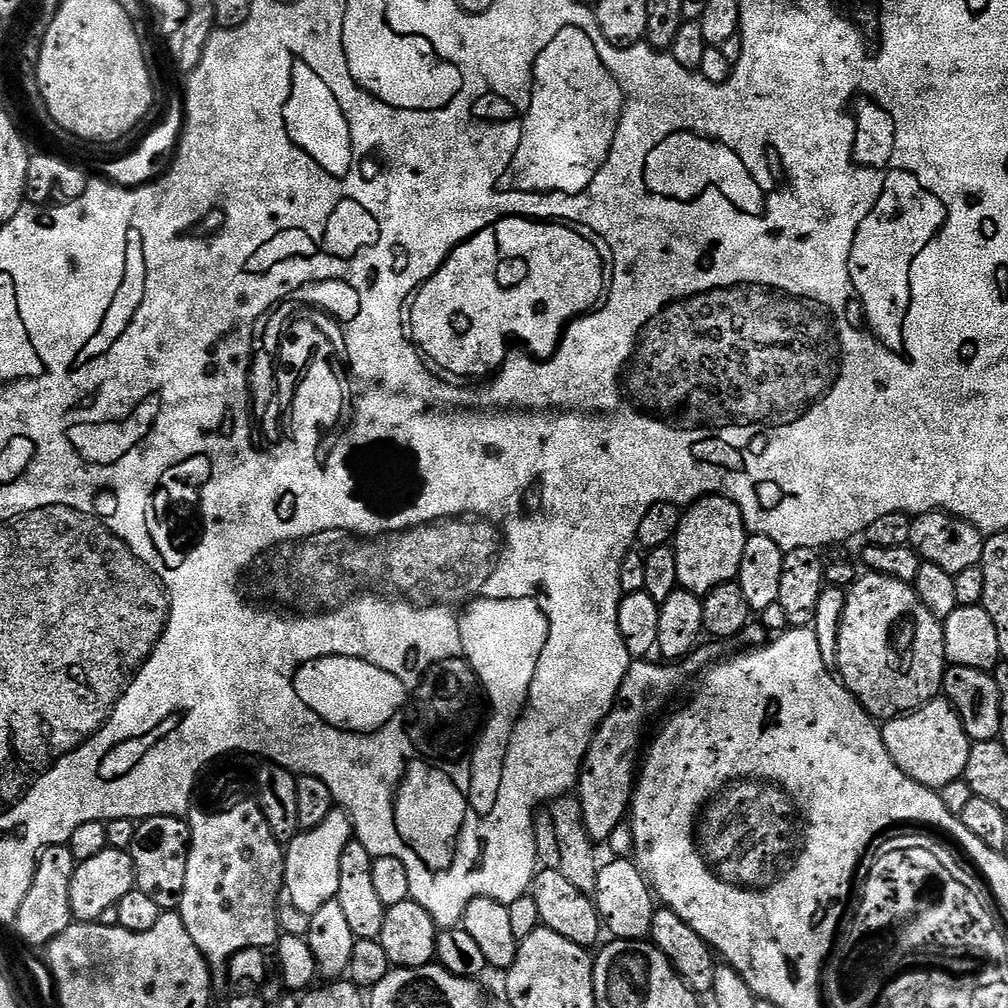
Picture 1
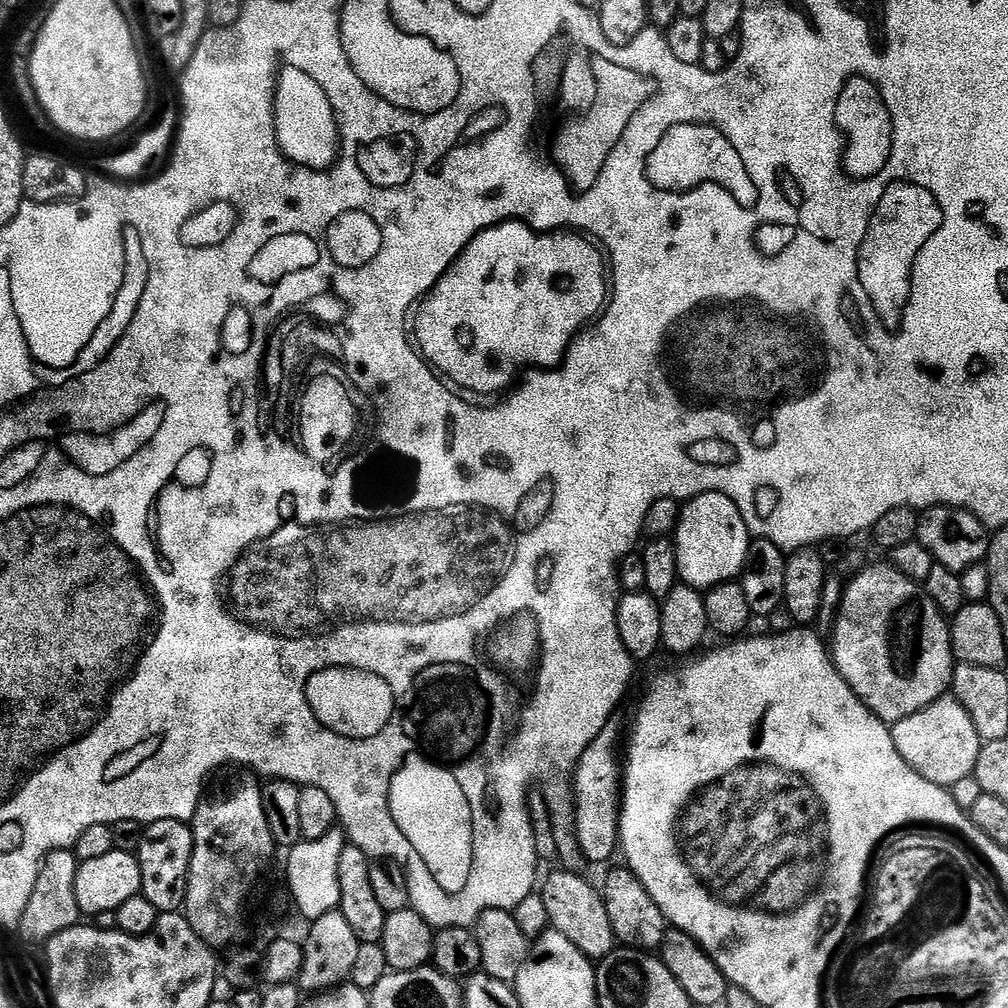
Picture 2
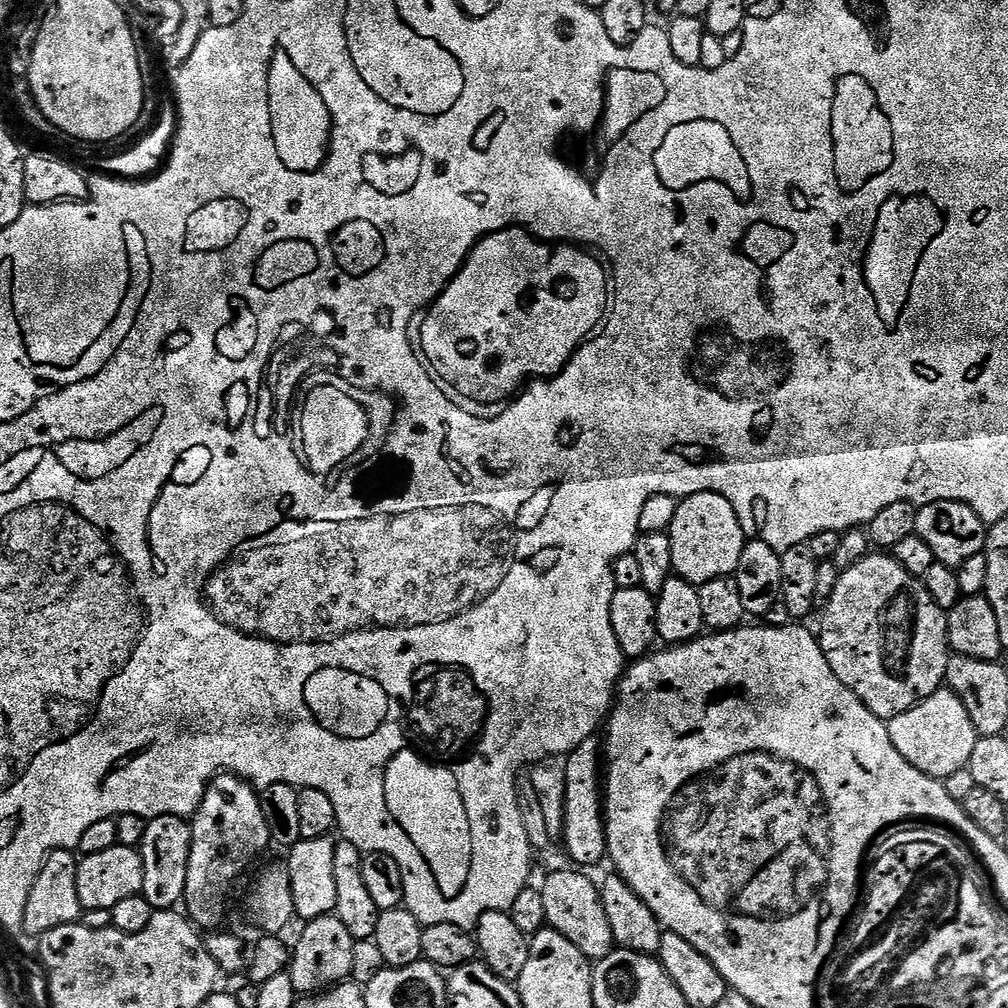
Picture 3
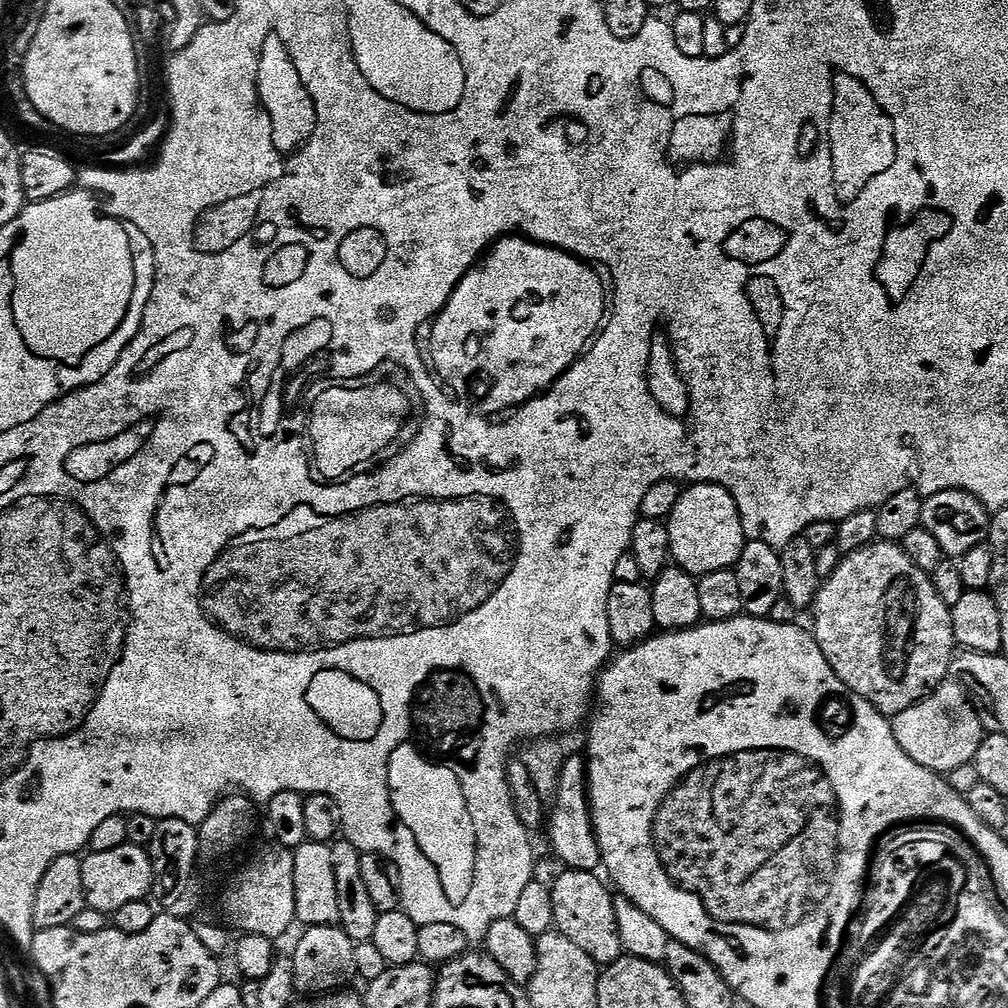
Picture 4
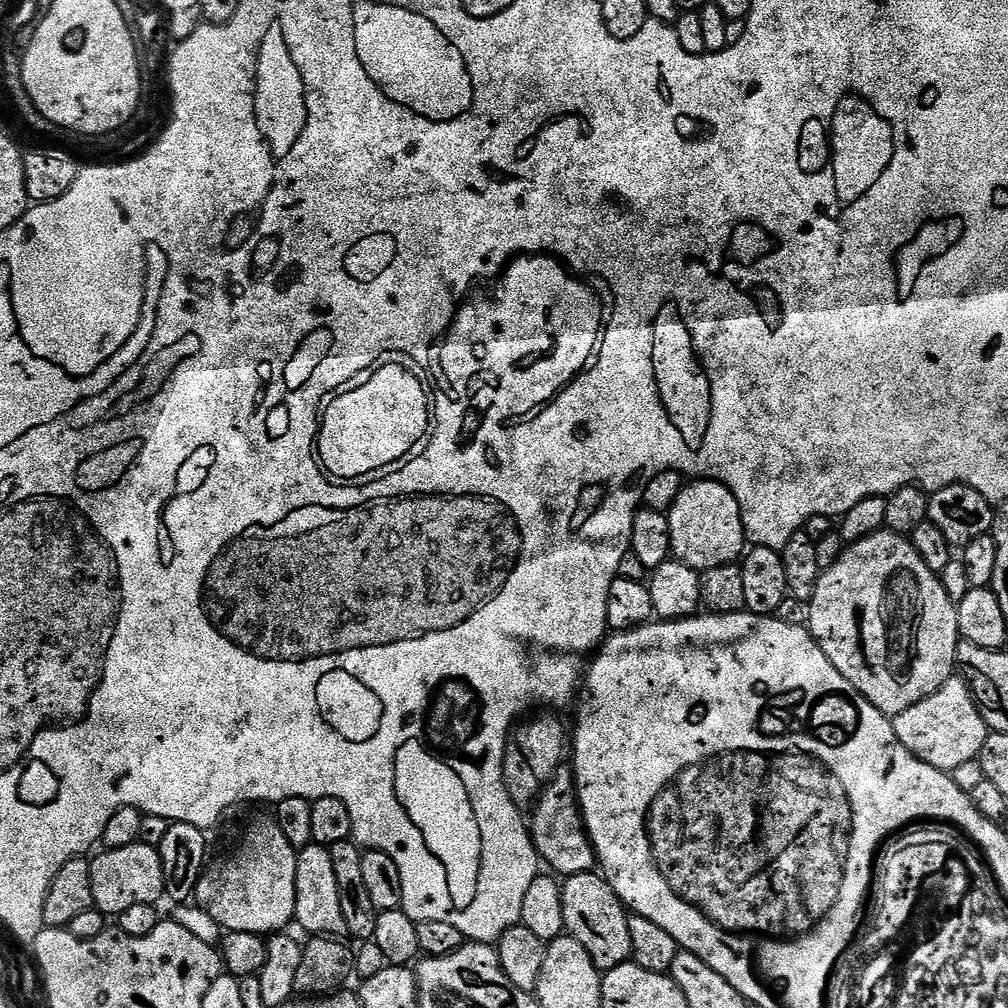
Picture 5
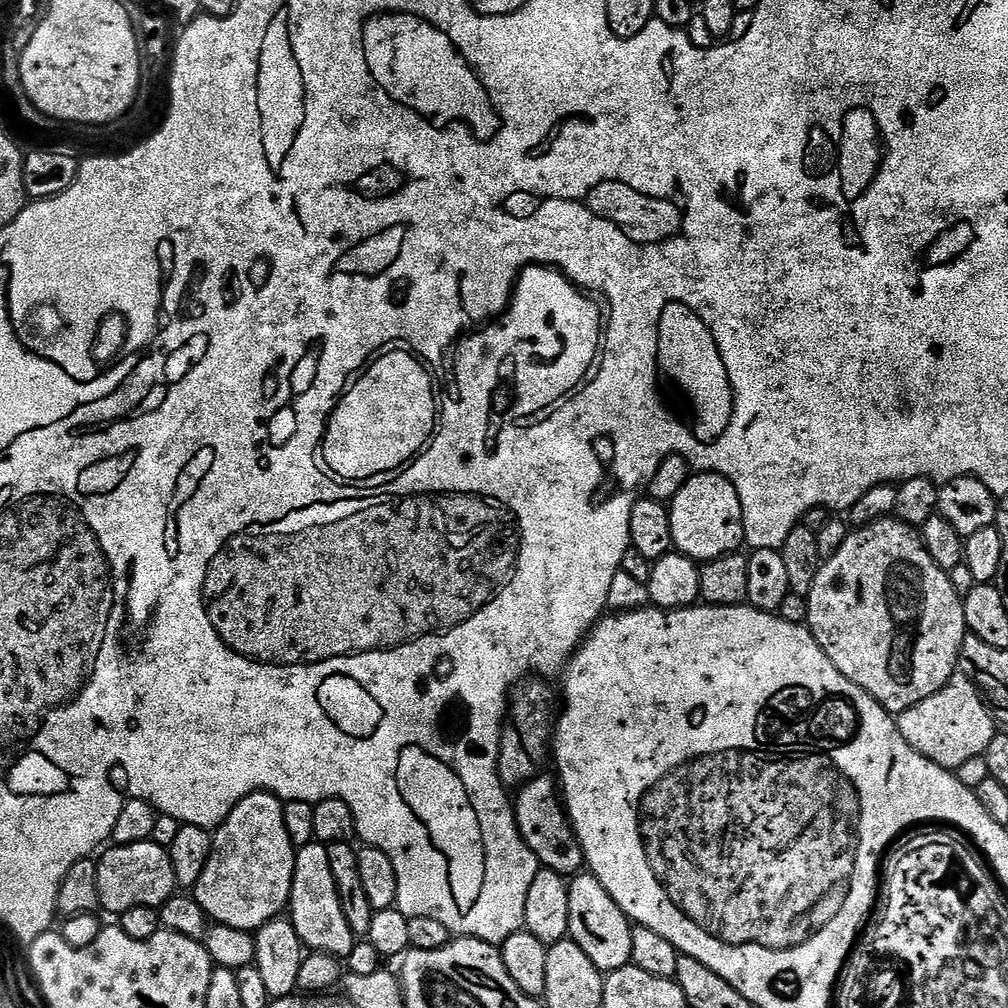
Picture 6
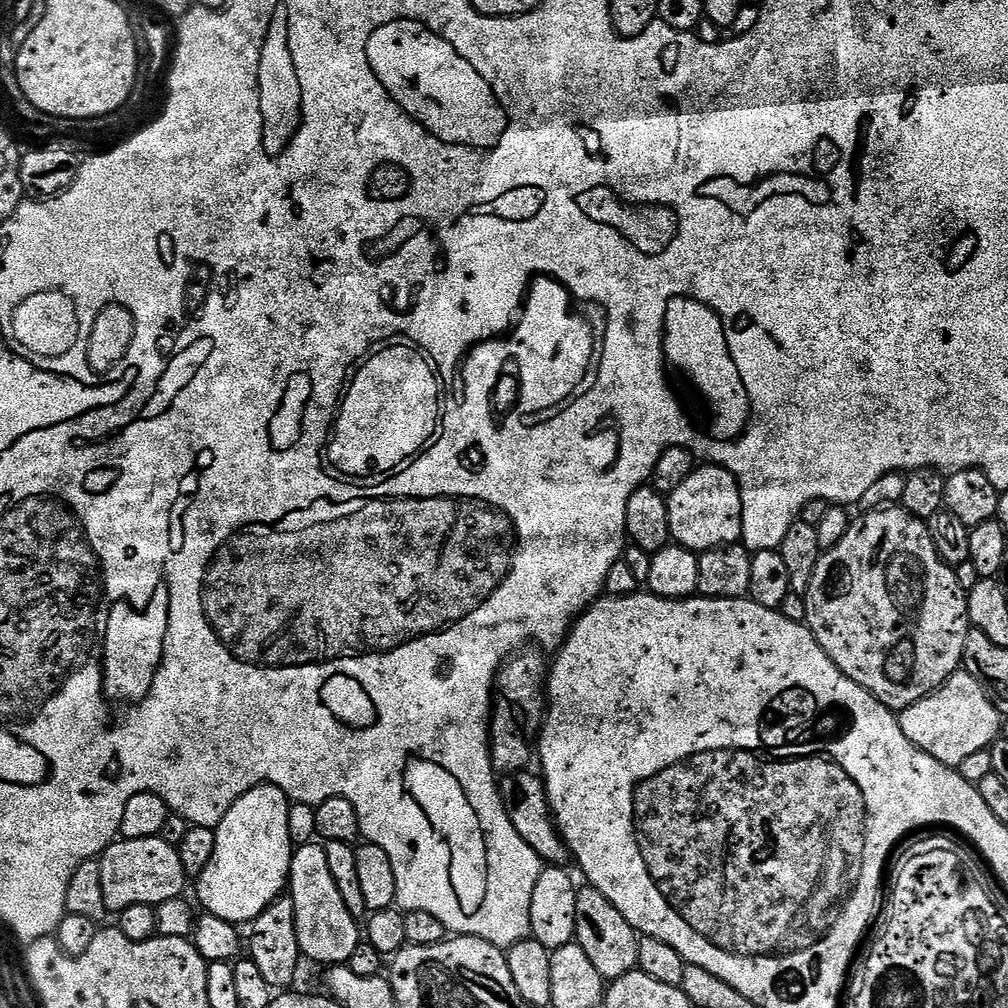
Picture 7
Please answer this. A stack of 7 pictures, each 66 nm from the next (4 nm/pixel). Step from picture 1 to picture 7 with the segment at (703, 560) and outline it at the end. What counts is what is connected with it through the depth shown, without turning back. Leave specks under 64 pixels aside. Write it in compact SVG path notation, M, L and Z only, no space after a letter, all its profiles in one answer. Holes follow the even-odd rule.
M700 466L667 497L672 540L697 554L725 548L742 537L742 494L734 474L724 468Z

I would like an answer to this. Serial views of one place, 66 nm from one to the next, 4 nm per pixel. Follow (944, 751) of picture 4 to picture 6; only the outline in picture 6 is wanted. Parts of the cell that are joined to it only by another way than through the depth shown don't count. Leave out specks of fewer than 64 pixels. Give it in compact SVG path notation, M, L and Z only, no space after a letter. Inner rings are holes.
M957 674L949 680L946 686L942 686L942 690L930 694L930 698L926 698L922 702L918 702L918 706L910 706L910 710L899 713L898 730L902 734L902 738L906 738L909 746L918 750L918 754L922 754L938 766L954 770L958 766L962 766L962 762L968 761L969 758L978 758L984 754L992 739L998 734L998 725L992 719L988 705L981 698L976 685L967 676Z

